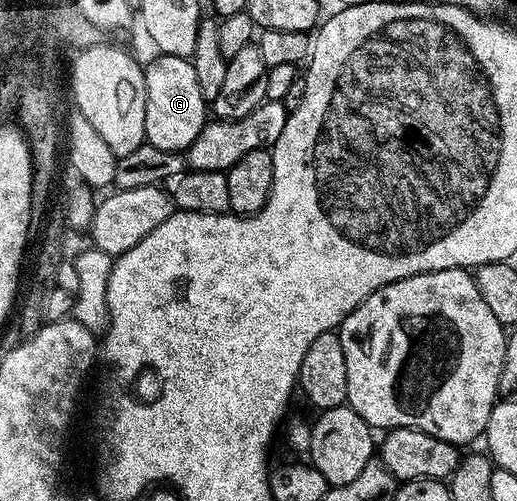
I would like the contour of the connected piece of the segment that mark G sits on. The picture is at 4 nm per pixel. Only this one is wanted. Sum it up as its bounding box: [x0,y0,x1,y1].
[144,55,210,151]

